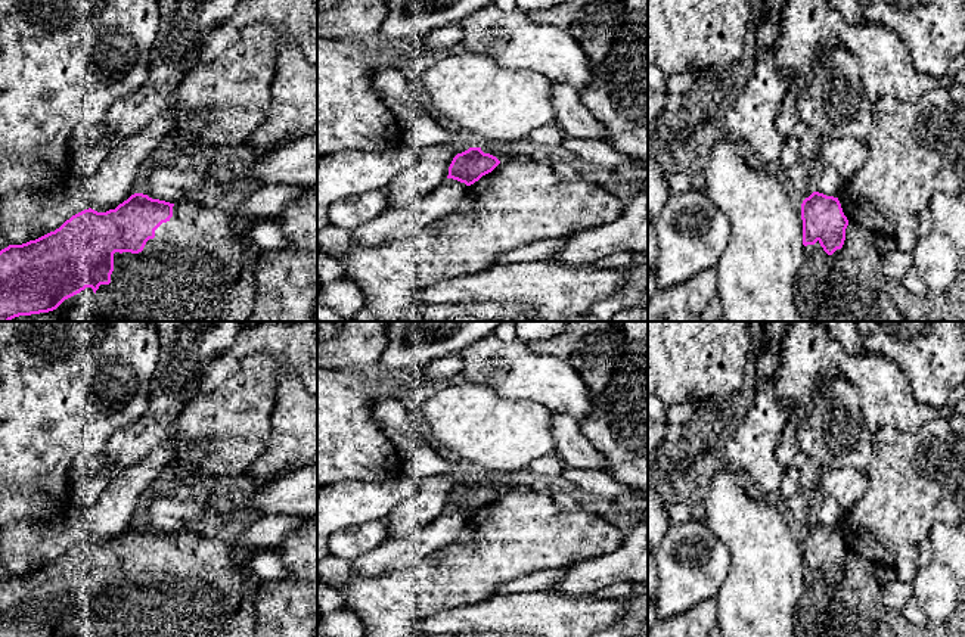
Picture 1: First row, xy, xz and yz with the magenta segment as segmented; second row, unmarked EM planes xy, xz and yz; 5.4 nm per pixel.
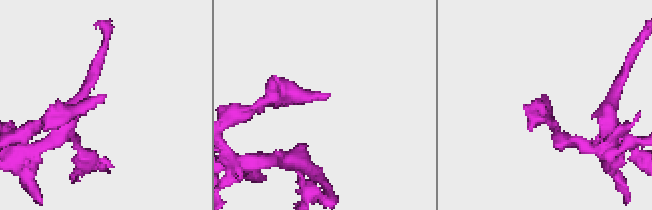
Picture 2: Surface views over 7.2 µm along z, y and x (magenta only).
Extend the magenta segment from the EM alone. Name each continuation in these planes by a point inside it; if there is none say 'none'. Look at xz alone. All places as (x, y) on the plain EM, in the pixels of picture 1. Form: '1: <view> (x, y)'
none

